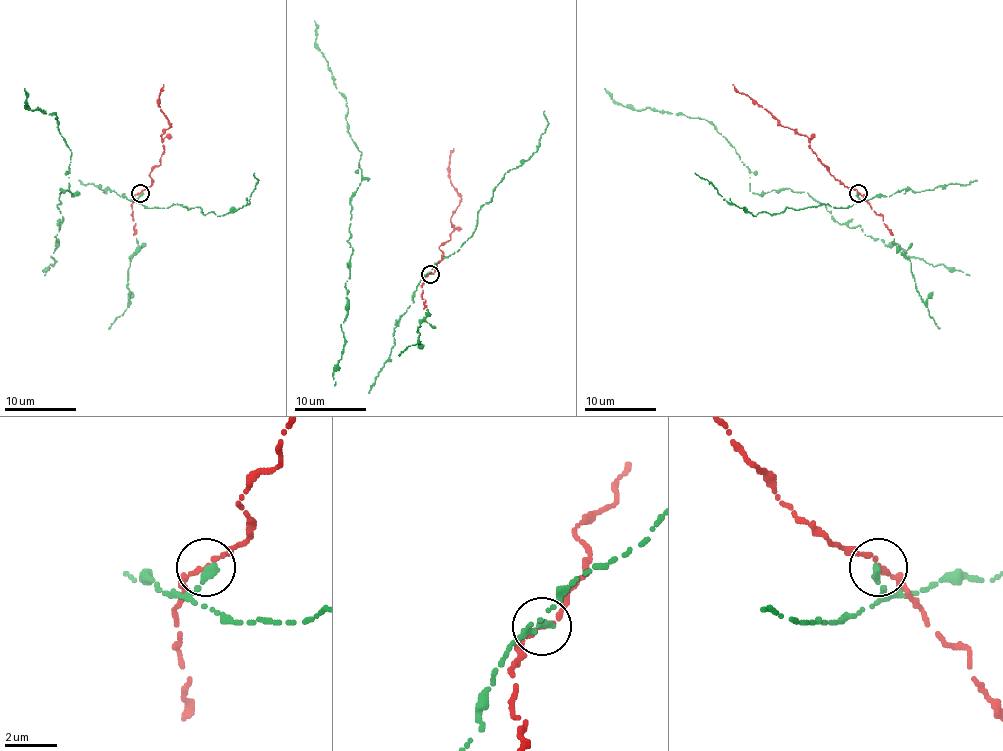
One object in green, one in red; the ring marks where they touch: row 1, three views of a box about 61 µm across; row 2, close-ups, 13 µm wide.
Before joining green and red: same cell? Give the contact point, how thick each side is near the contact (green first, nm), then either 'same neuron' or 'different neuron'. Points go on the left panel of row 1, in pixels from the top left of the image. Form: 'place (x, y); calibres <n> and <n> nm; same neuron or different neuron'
place (140, 193); calibres 320 and 170 nm; same neuron

